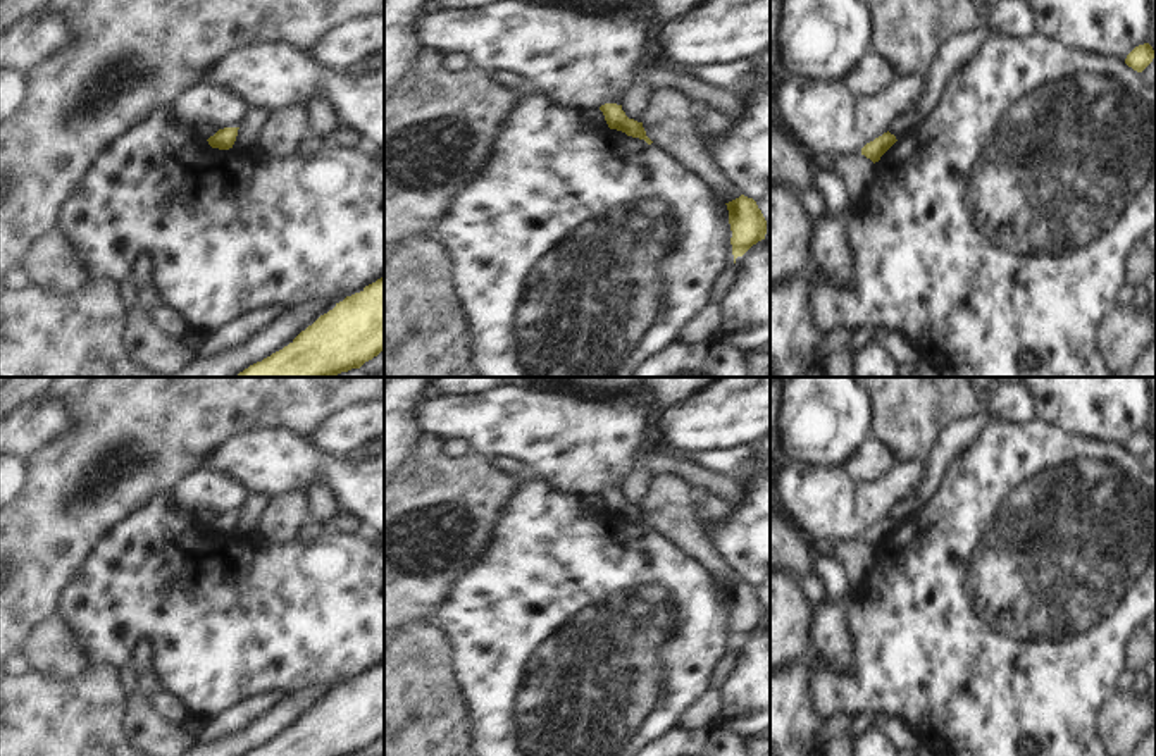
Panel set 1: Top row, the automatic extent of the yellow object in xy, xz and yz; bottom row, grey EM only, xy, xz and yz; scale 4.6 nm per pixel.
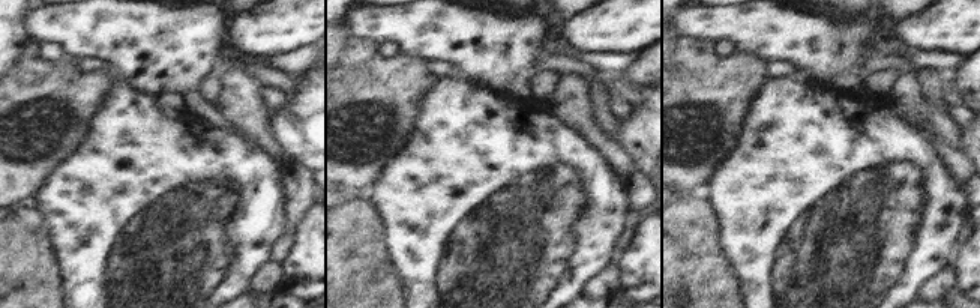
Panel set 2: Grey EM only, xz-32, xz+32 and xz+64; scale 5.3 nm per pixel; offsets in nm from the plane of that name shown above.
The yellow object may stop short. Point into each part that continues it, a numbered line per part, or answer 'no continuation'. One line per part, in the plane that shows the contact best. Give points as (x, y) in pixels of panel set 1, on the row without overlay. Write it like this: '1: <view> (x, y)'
no continuation

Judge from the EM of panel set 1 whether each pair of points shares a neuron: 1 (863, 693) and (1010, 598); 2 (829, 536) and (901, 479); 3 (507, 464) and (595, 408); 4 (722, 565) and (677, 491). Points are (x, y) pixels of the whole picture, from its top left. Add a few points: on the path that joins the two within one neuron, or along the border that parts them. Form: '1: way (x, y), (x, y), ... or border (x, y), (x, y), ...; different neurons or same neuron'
1: way (900, 662), (939, 634), (951, 632), (974, 619); same neuron
2: way (846, 519), (858, 507), (884, 495); same neuron
3: border (493, 457), (515, 457), (529, 472); different neurons
4: way (703, 548), (679, 520), (677, 510); same neuron

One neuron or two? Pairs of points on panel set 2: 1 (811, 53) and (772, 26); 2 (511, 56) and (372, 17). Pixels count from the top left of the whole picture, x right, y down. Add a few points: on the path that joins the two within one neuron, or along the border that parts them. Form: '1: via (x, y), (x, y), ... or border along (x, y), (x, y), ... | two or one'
1: via (802, 44), (791, 33), (781, 30) | one
2: via (476, 45), (449, 30), (407, 24) | one

